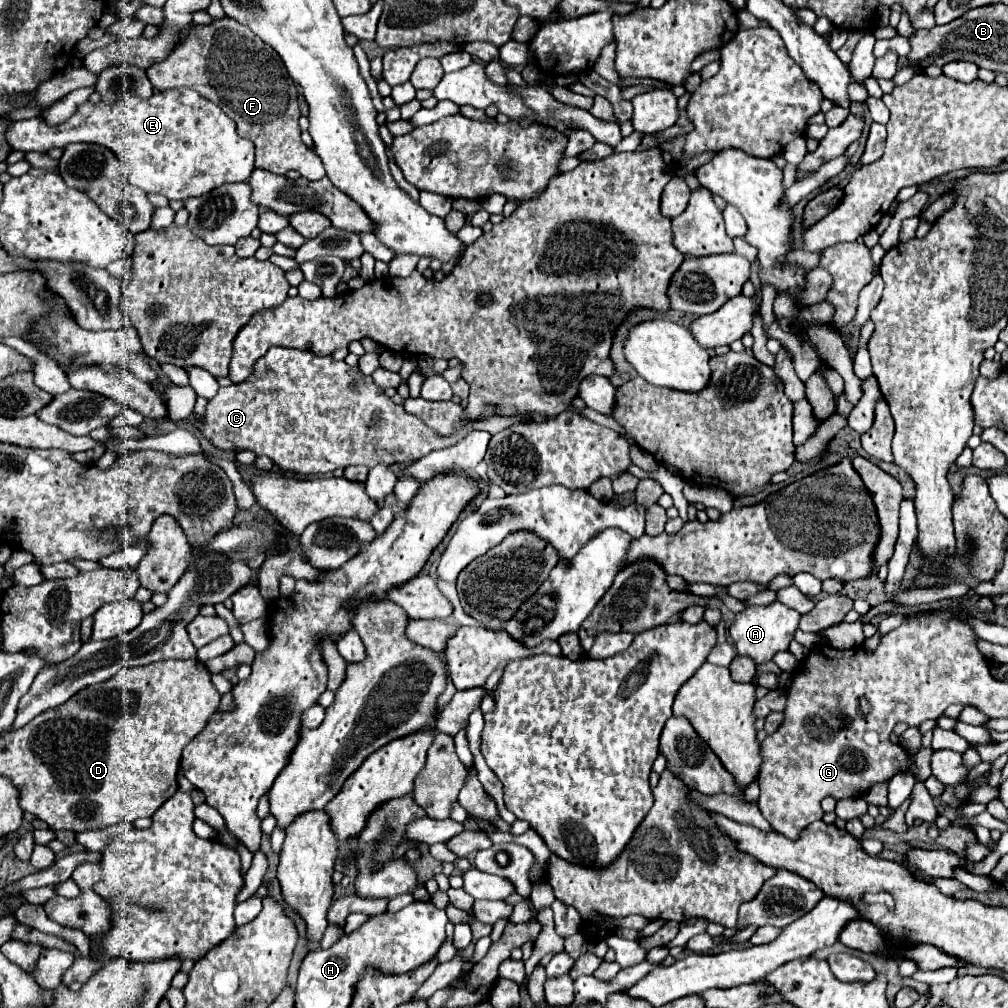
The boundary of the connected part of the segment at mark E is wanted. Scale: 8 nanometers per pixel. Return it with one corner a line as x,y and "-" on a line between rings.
188,88
164,90
154,94
148,100
120,100
120,104
82,104
78,112
60,126
46,126
42,118
18,120
8,128
8,144
12,150
22,152
48,152
50,148
64,148
70,142
94,142
102,144
116,152
120,162
128,164
128,182
142,188
144,192
156,192
168,200
186,200
192,196
202,196
212,188
218,188
226,182
246,182
254,170
254,144
246,138
240,138
236,124
228,118
216,104
202,98
198,92

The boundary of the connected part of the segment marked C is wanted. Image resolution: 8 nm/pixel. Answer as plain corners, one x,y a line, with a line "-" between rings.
272,346
256,360
252,374
244,382
220,388
218,394
208,400
206,412
196,416
196,422
190,426
220,450
250,450
256,456
268,456
282,470
298,474
328,474
352,464
374,468
380,462
414,462
432,450
456,444
456,440
462,440
468,434
460,432
460,436
452,436
452,440
440,440
440,436
424,422
394,404
384,390
374,384
372,376
364,376
358,366
348,366
344,360
334,360
332,356
316,356
310,350
282,346

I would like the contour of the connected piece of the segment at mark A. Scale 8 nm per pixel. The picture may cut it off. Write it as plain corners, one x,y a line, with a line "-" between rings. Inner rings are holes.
774,602
770,606
746,606
744,612
736,614
736,620
728,628
728,634
736,646
738,656
746,656
752,658
756,664
764,664
770,662
776,652
788,650
788,644
798,628
798,622
800,614
780,602

